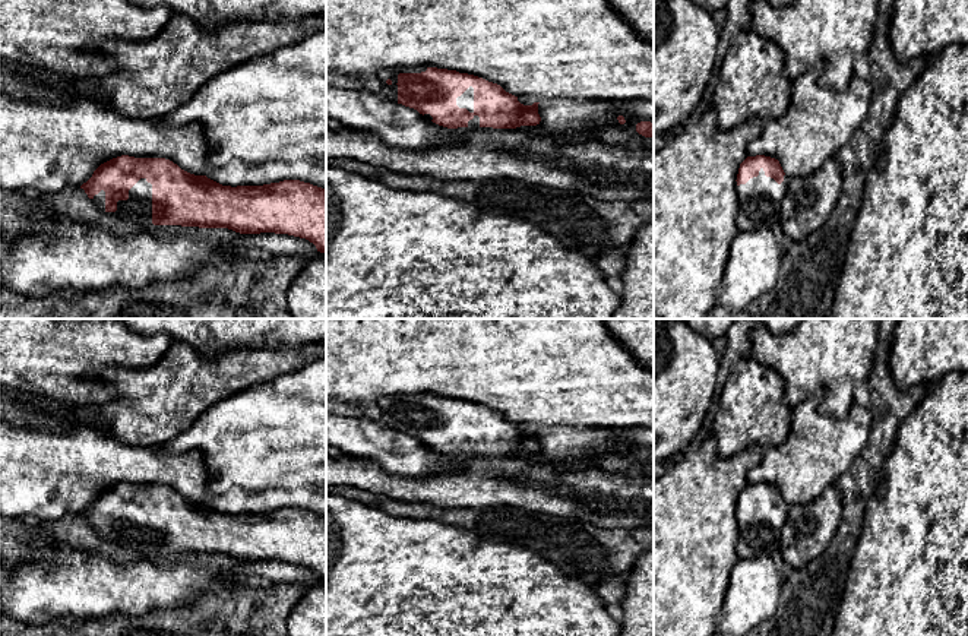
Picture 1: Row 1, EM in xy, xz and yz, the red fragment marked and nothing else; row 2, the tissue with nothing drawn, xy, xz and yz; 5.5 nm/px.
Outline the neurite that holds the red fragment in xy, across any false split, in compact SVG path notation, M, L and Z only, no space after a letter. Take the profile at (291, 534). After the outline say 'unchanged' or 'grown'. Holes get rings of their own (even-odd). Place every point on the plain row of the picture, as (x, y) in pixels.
M121 482L101 491L80 516L101 540L139 554L171 557L181 553L228 556L240 561L288 561L309 567L317 579L326 580L326 518L300 507L231 515L206 503L190 501L165 485Z; grown

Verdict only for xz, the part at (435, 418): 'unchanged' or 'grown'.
grown

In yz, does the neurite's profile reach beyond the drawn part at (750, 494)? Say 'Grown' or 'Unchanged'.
Grown

